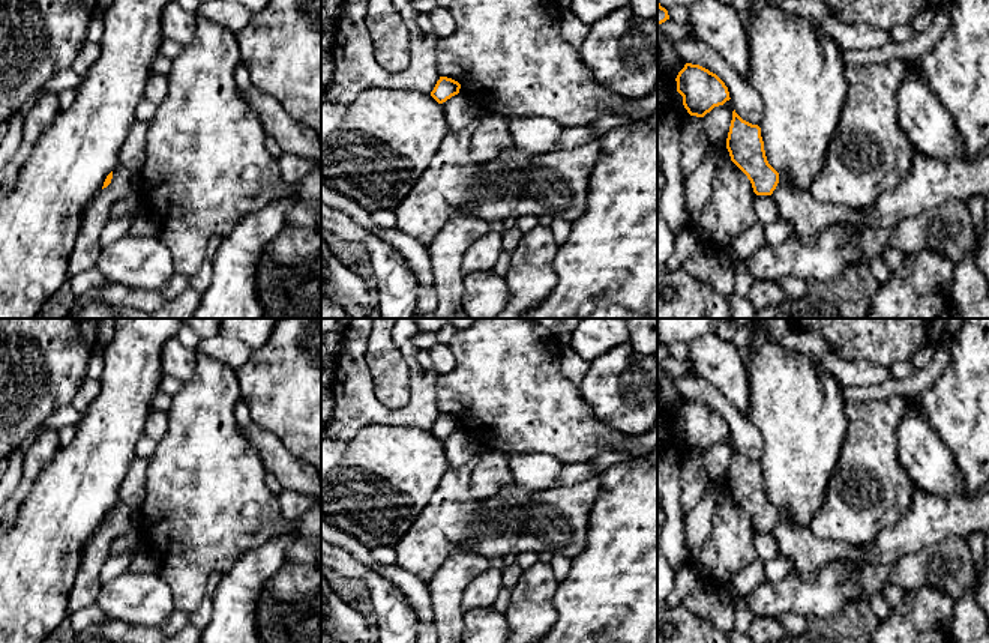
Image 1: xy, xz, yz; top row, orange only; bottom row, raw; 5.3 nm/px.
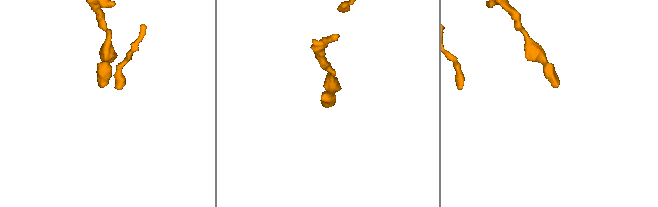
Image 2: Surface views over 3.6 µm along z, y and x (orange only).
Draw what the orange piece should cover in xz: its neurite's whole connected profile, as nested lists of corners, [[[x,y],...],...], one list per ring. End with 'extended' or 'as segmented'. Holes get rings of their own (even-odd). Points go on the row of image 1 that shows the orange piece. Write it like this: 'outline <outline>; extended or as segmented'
outline [[[440,77],[437,81],[434,90],[431,92],[431,96],[438,102],[443,104],[452,96],[458,95],[461,89],[461,84],[452,78]]]; as segmented

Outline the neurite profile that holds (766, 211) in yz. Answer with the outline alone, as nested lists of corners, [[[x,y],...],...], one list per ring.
[[[771,195],[755,197],[755,213],[756,213],[758,222],[764,225],[779,219],[779,212]]]

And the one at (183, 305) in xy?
[[[188,287],[176,297],[165,302],[152,318],[192,318],[201,302],[201,294]]]

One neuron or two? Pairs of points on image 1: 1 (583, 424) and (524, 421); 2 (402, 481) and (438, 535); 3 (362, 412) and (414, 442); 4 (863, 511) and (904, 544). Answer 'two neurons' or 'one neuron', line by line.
1: one neuron
2: two neurons
3: two neurons
4: two neurons

